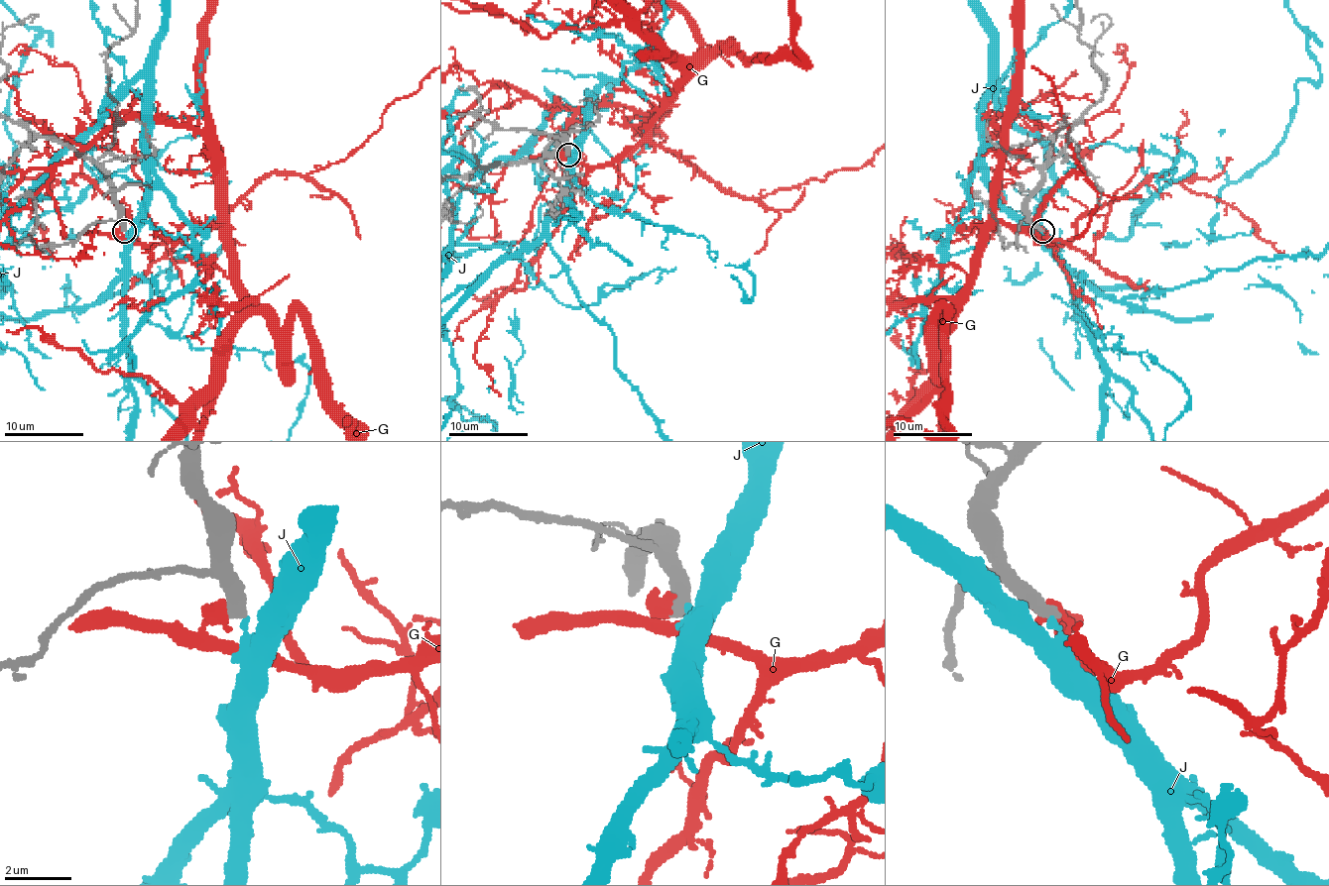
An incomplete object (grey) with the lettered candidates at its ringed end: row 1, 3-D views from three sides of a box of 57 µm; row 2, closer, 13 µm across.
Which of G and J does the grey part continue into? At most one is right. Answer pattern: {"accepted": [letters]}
{"accepted": []}

